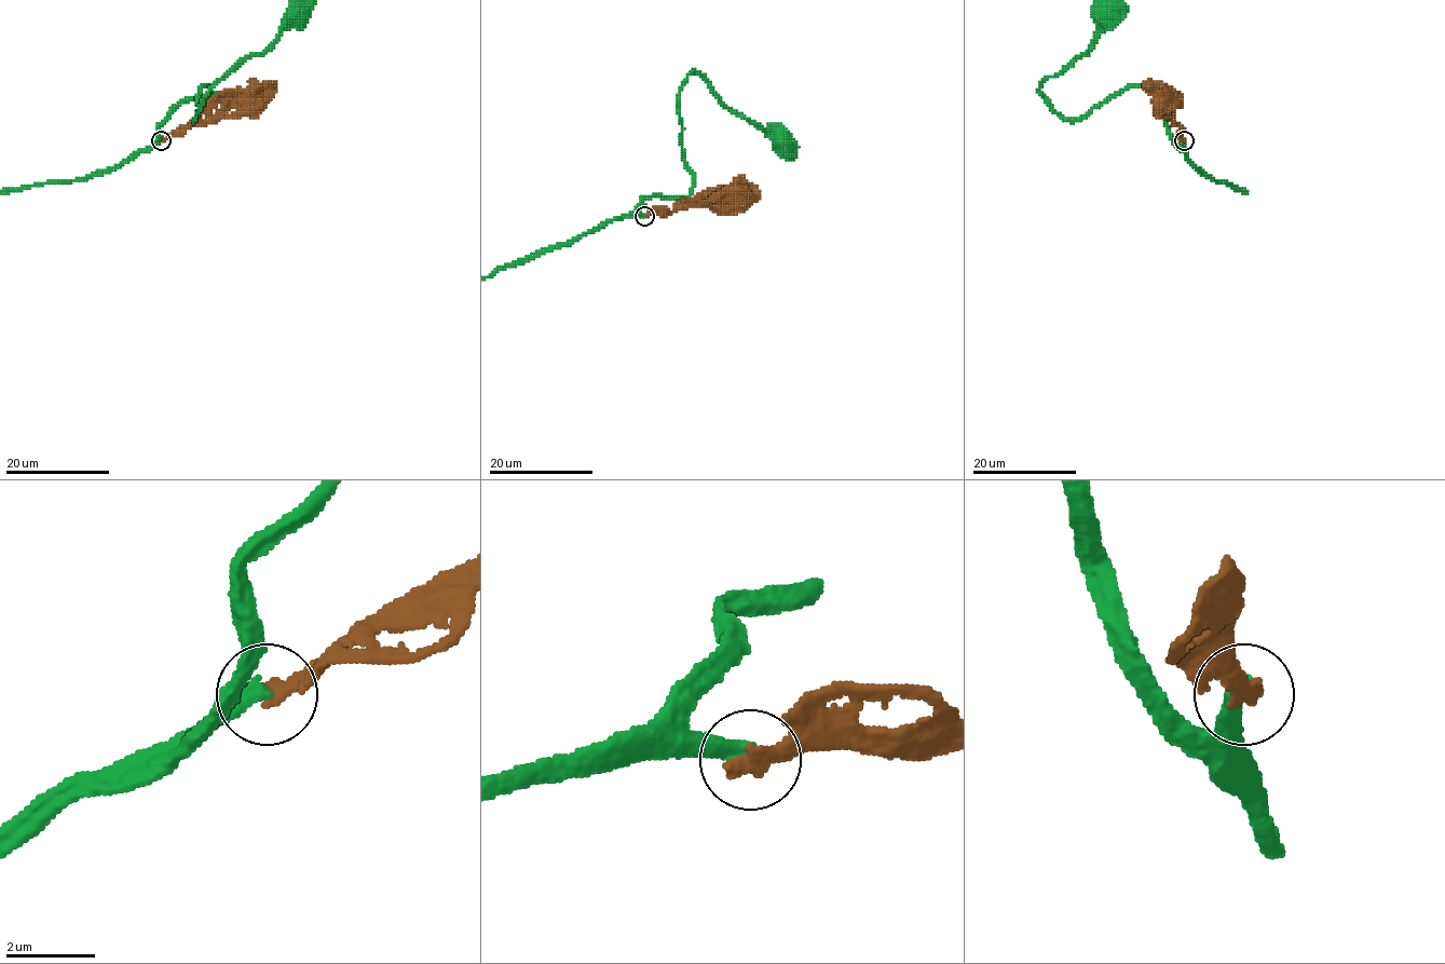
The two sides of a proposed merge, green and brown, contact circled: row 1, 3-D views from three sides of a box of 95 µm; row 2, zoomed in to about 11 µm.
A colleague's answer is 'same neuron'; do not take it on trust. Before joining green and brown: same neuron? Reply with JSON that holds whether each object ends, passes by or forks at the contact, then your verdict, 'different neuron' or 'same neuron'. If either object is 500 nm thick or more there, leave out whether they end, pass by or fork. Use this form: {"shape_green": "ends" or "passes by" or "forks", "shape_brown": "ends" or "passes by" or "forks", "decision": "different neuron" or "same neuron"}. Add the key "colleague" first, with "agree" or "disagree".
{"colleague": "disagree", "shape_green": "ends", "shape_brown": "ends", "decision": "different neuron"}

